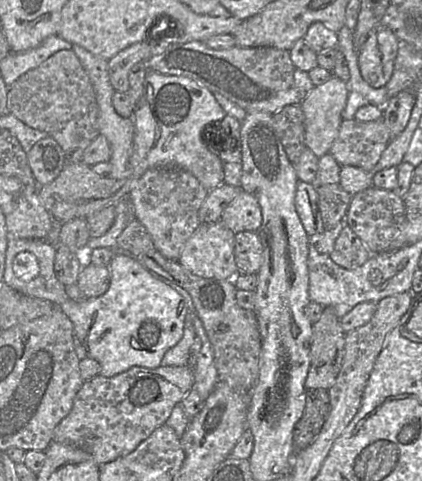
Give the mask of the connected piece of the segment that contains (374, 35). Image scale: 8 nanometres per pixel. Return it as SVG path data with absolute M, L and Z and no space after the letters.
M382 23L375 25L358 51L362 78L374 88L384 87L390 80L397 56L399 39Z

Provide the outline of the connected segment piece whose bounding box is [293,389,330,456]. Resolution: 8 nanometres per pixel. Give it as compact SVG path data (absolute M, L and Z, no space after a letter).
M306 389L305 407L293 431L294 456L318 436L329 414L329 393L325 389Z

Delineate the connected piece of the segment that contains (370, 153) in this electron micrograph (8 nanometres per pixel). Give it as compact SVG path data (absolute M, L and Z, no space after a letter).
M382 118L369 122L343 119L329 153L341 167L355 166L369 172L391 140Z

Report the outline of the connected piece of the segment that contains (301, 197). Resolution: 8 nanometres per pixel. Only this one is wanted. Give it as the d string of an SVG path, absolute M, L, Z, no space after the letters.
M298 181L295 208L308 236L320 234L325 231L318 208L316 185Z

